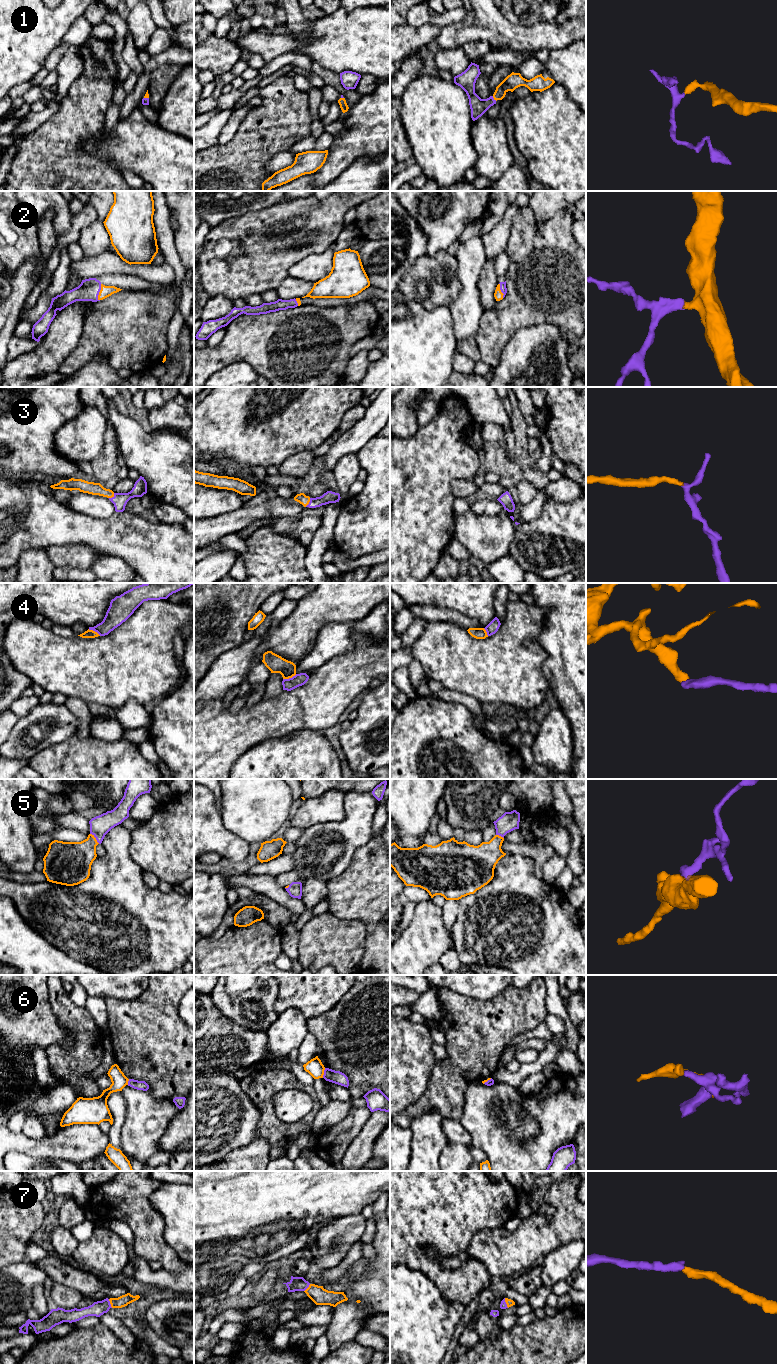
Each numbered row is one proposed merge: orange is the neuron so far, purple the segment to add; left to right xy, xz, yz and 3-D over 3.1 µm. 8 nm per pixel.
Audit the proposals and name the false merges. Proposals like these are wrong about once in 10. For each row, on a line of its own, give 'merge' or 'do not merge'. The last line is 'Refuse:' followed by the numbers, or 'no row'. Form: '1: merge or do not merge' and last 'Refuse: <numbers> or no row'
1: merge
2: merge
3: merge
4: merge
5: merge
6: do not merge
7: merge
Refuse: 6

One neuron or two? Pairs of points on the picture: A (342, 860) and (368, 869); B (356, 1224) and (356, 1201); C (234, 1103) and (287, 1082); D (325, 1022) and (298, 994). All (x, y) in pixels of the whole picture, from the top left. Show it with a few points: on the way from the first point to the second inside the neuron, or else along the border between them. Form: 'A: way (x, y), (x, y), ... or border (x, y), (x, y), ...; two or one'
A: border (364, 844), (355, 851), (351, 863), (332, 878); two
B: border (360, 1213), (340, 1216), (335, 1219); two
C: border (238, 1080), (241, 1089), (259, 1110), (260, 1118); two
D: border (338, 1002), (326, 1012), (310, 1017), (307, 1020); two

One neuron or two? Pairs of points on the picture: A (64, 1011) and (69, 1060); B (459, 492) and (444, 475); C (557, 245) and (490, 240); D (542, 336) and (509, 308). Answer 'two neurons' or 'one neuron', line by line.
A: one neuron
B: two neurons
C: two neurons
D: two neurons

